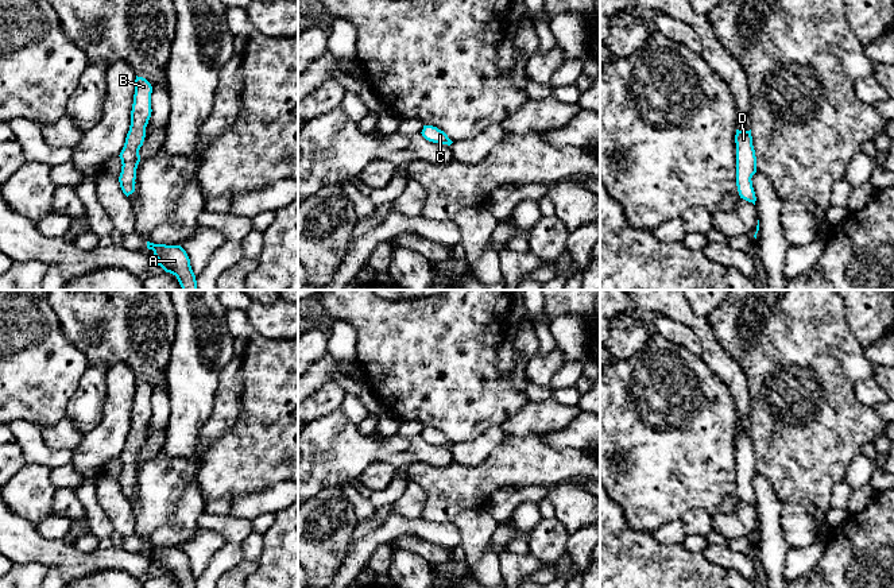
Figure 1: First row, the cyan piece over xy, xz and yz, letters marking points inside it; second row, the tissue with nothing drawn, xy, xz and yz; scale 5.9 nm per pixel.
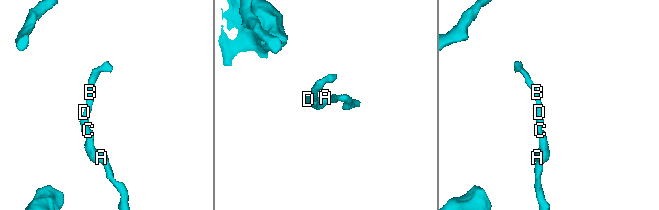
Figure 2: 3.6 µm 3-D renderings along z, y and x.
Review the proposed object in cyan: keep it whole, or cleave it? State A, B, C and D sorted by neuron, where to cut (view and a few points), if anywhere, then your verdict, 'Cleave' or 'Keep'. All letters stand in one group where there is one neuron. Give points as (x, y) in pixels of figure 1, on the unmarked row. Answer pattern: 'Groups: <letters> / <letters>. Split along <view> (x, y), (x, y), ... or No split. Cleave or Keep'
Groups: A B C D. No split. Keep

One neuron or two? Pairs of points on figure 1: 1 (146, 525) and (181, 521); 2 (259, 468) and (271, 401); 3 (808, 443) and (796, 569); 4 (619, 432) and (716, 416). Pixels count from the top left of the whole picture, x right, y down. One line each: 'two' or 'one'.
1: two
2: one
3: two
4: one

